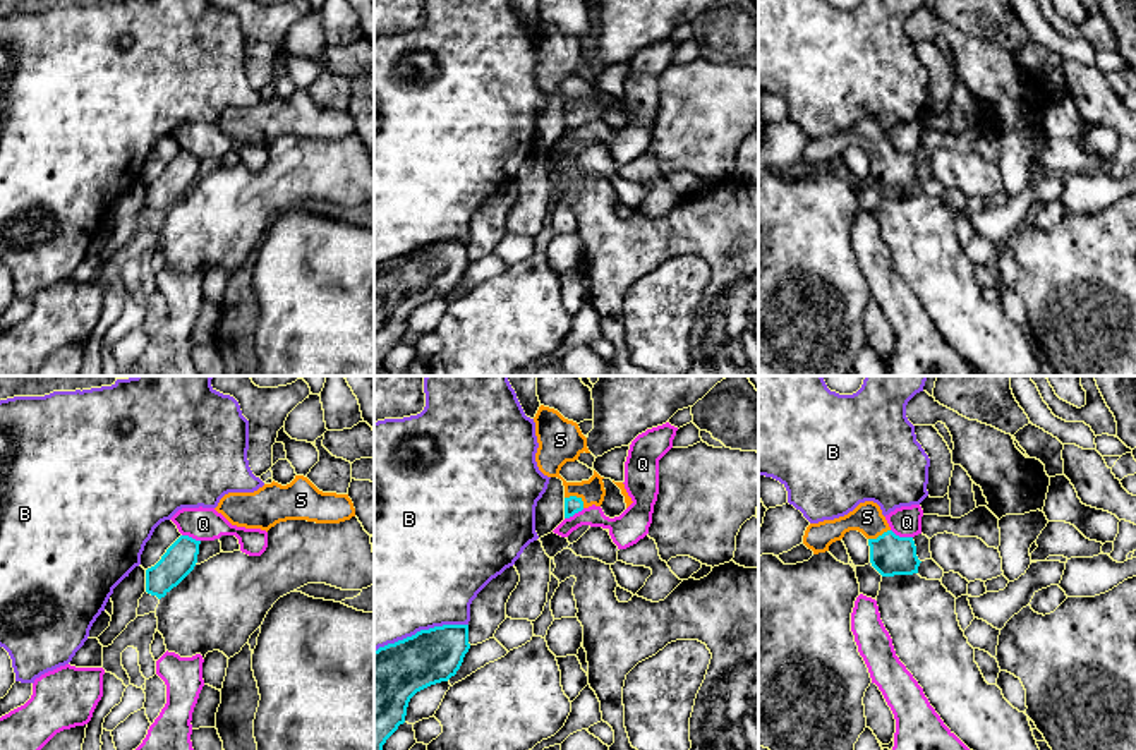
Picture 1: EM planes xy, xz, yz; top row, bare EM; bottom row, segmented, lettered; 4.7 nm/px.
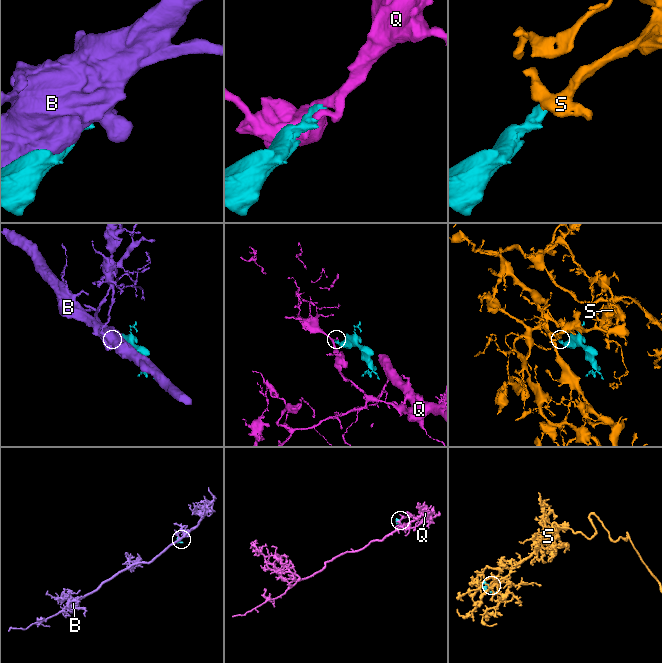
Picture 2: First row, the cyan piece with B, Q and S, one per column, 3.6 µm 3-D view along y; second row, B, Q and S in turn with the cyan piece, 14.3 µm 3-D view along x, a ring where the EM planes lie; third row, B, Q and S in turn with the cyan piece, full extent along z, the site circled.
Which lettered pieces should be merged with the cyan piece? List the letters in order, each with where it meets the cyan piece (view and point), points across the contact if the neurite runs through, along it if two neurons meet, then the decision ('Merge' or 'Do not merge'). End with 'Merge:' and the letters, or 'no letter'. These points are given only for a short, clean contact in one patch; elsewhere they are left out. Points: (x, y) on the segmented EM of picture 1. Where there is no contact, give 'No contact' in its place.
B: Touches cyan at xz (421, 630). Do not merge
Q: Touches cyan at yz (901, 538). Boundary: yz (891, 529), (900, 536), (912, 538). Do not merge
S: Touches cyan at xz (575, 496). Path across: xz (572, 505), (575, 496), (555, 472), (556, 447). Merge
Merge: S

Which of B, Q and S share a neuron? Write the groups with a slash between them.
B / Q / S

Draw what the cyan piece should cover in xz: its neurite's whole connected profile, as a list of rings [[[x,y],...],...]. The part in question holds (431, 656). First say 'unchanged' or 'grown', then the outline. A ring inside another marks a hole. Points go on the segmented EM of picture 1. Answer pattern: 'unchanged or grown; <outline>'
unchanged; [[[443,625],[374,650],[374,750],[405,723],[417,692],[456,674],[468,649],[468,625]]]

